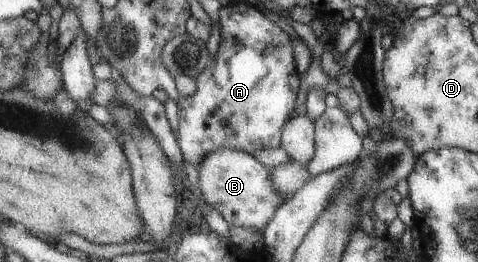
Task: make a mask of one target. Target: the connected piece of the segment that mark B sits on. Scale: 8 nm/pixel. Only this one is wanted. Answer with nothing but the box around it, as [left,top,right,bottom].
[198,148,284,234]

